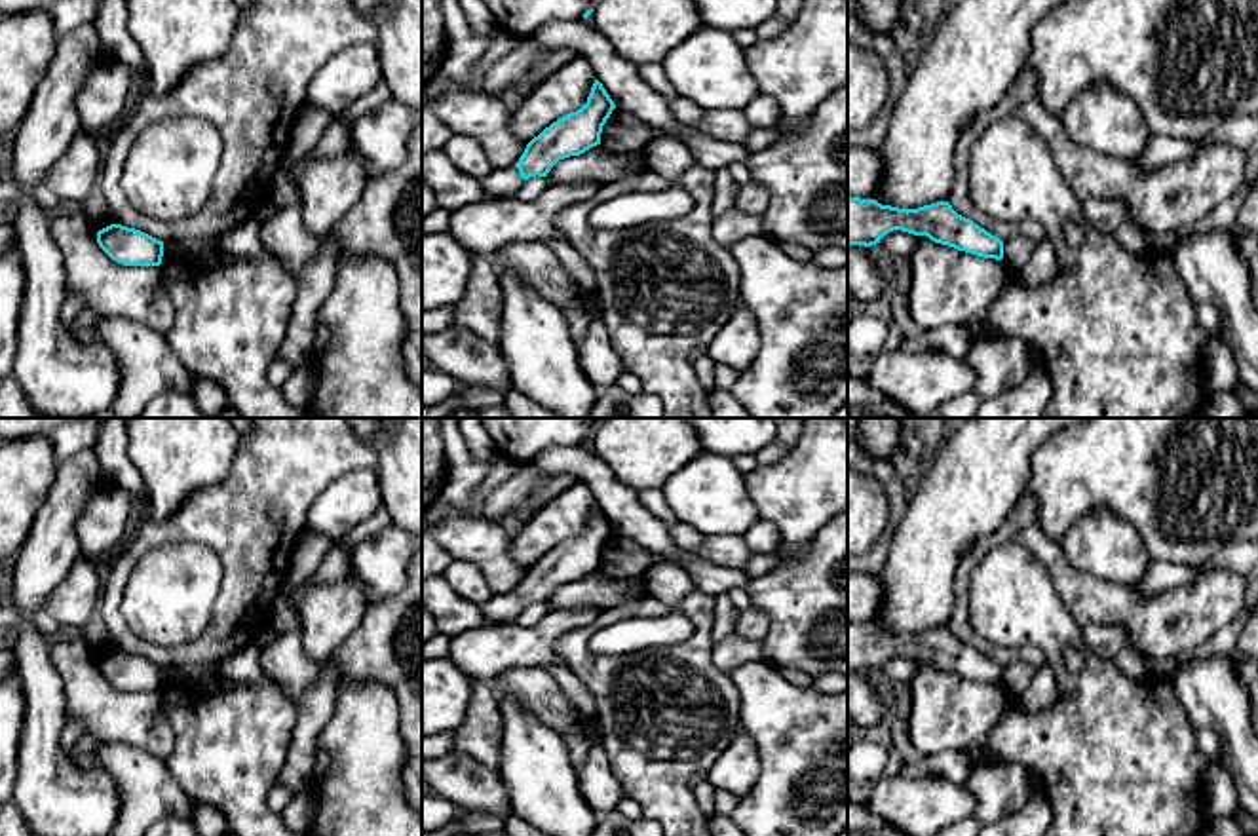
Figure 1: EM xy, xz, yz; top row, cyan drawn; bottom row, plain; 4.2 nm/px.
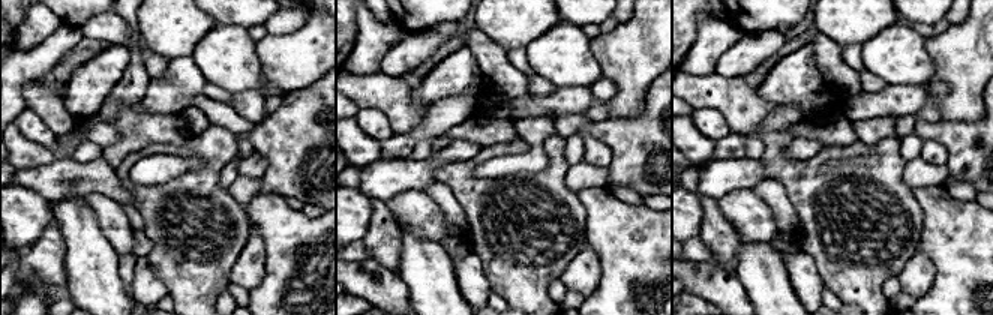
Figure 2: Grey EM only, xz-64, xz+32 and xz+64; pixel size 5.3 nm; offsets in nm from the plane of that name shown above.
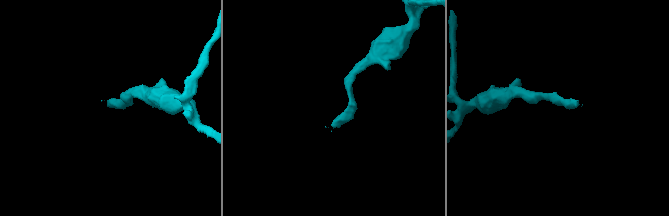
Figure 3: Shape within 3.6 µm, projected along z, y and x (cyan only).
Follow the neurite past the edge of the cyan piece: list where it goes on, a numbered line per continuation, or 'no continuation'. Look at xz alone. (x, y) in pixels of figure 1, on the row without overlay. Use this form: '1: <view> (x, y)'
1: xz (502, 608)

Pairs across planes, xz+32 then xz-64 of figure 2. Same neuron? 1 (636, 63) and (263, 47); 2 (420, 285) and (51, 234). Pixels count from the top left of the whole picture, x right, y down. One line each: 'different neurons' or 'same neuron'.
1: same neuron
2: different neurons

